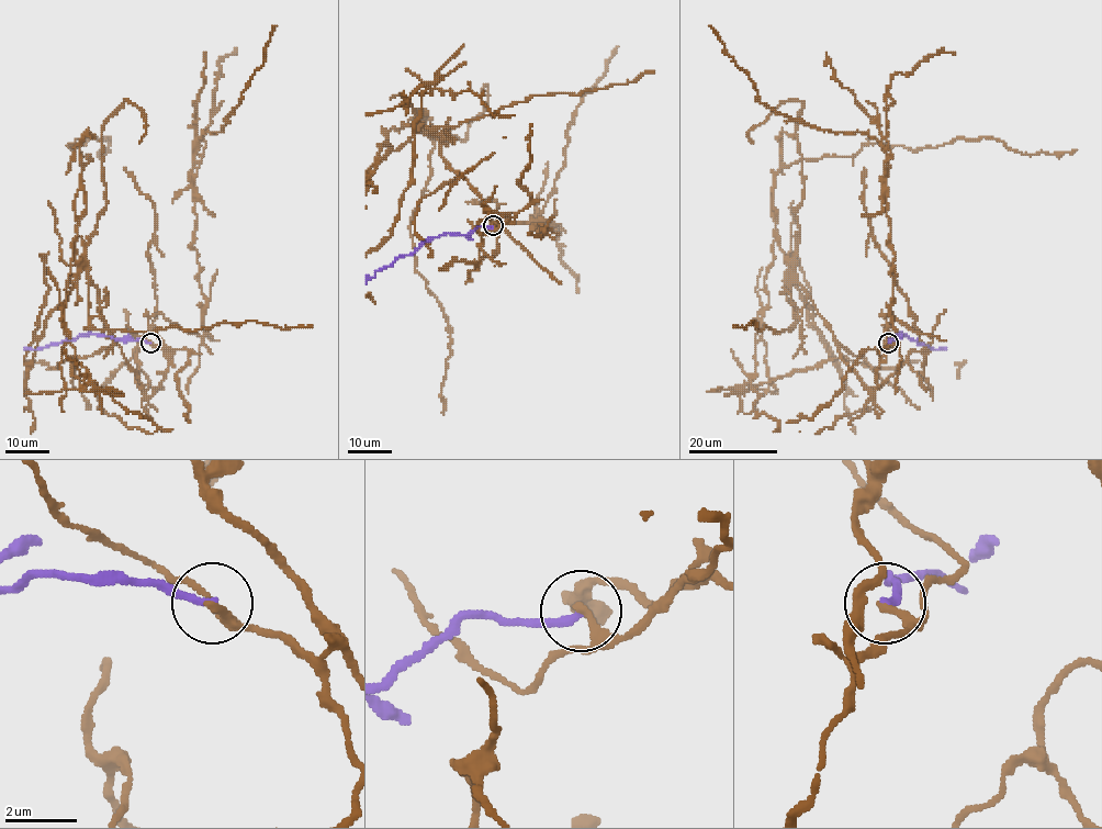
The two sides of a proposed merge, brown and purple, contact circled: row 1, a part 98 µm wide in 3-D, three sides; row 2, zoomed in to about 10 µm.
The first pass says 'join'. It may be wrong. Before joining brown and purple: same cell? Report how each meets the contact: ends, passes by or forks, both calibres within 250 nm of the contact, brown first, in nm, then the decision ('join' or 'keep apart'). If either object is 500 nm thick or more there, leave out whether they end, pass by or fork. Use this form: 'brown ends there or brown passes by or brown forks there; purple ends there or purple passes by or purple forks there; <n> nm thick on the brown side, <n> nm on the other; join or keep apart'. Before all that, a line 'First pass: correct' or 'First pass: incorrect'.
First pass: incorrect
brown ends there; purple ends there; 240 nm thick on the brown side, 200 nm on the other; keep apart

